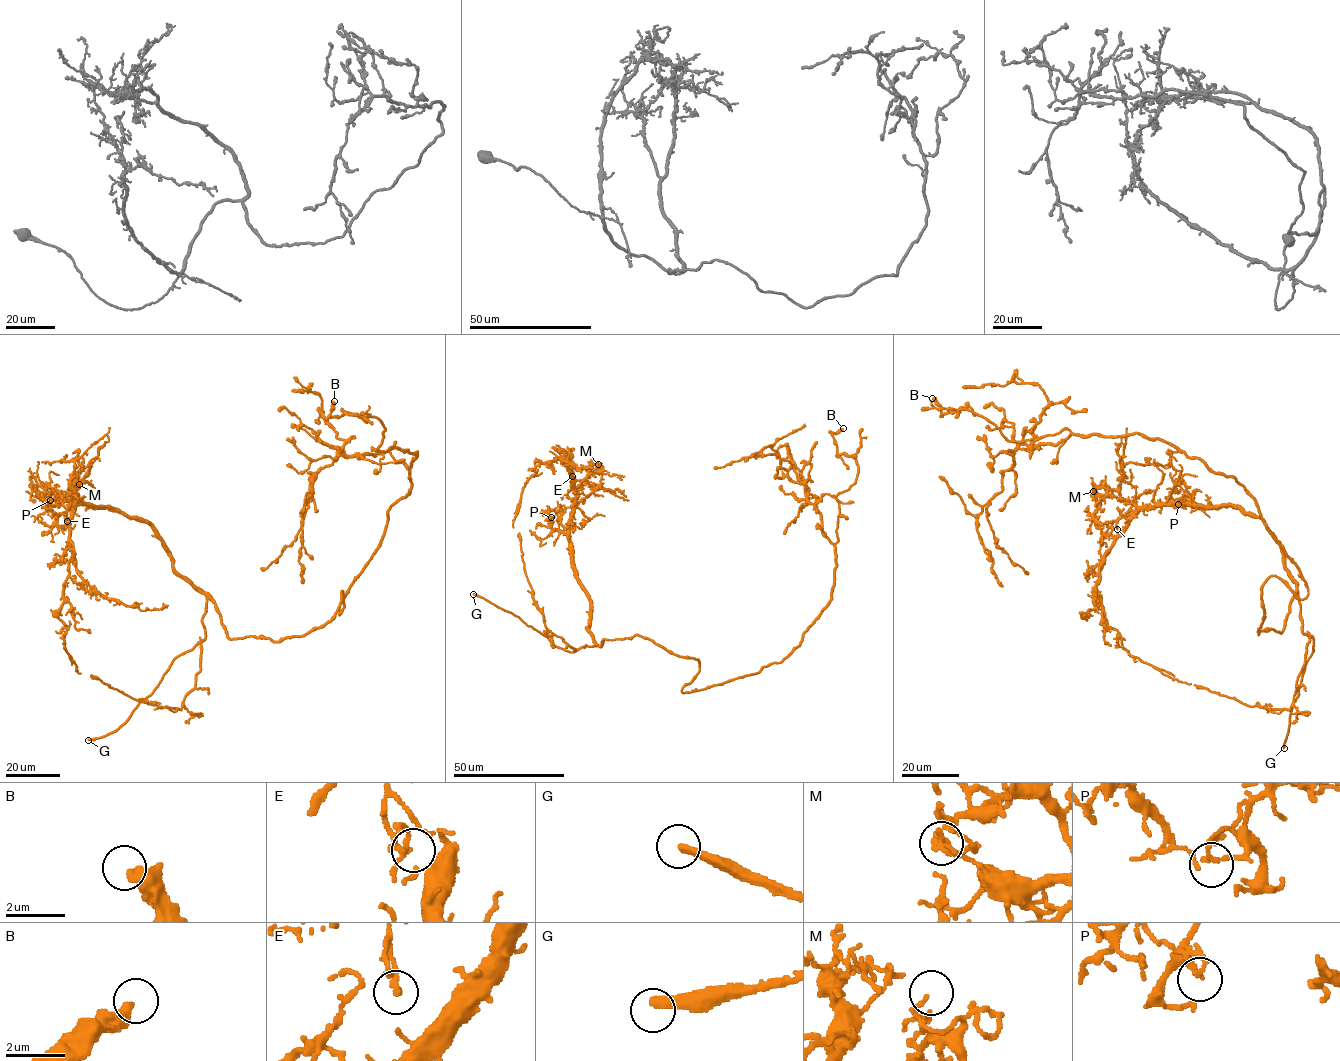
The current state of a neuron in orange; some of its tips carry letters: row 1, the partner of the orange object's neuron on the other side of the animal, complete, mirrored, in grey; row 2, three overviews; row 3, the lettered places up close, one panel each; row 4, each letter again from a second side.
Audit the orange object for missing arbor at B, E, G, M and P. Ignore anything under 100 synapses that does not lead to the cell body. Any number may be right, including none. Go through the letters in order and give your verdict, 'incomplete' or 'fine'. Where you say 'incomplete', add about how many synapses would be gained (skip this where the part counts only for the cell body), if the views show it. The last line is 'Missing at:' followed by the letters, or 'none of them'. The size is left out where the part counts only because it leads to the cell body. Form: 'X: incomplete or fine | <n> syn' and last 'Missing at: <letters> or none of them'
B: fine
E: fine
G: incomplete
M: fine
P: fine
Missing at: G

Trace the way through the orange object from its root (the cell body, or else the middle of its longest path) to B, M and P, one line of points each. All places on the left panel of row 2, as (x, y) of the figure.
B: (330, 621), (408, 494), (416, 454), (394, 442), (376, 450), (380, 420), (330, 416), (334, 401)
M: (330, 621), (278, 641), (230, 639), (211, 599), (175, 571), (157, 530), (112, 508), (72, 501), (79, 484)
P: (330, 621), (278, 641), (230, 639), (211, 599), (175, 571), (164, 542), (146, 522), (53, 492), (50, 500)

